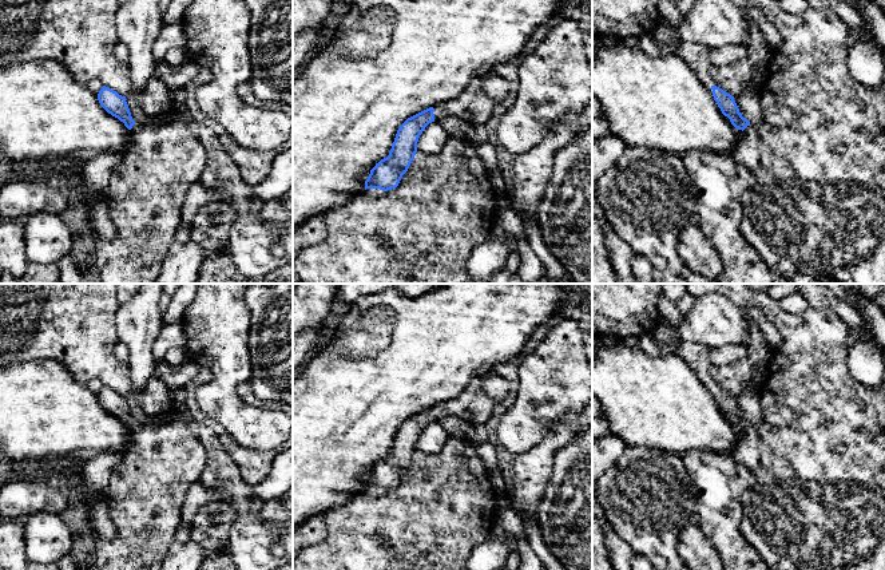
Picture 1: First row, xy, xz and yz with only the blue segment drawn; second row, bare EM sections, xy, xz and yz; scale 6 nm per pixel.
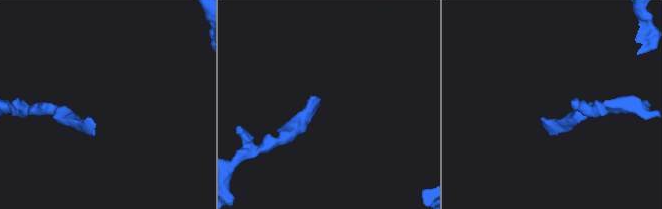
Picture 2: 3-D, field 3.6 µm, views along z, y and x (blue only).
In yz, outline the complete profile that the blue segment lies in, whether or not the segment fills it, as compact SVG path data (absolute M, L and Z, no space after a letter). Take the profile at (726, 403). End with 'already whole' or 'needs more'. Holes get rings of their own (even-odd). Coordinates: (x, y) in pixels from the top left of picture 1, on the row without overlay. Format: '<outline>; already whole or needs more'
M652 332L639 337L638 348L646 355L670 356L676 355L683 359L688 367L697 373L698 379L713 389L714 400L722 413L727 416L731 424L738 430L745 430L750 421L742 416L734 400L734 396L717 387L711 377L710 348L695 343L682 343L679 345L664 345Z; needs more

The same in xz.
M477 384L468 385L457 397L437 403L410 417L397 430L389 455L370 470L366 488L396 488L417 452L417 442L425 427L441 417L459 417L473 425L485 424L497 403Z; needs more

